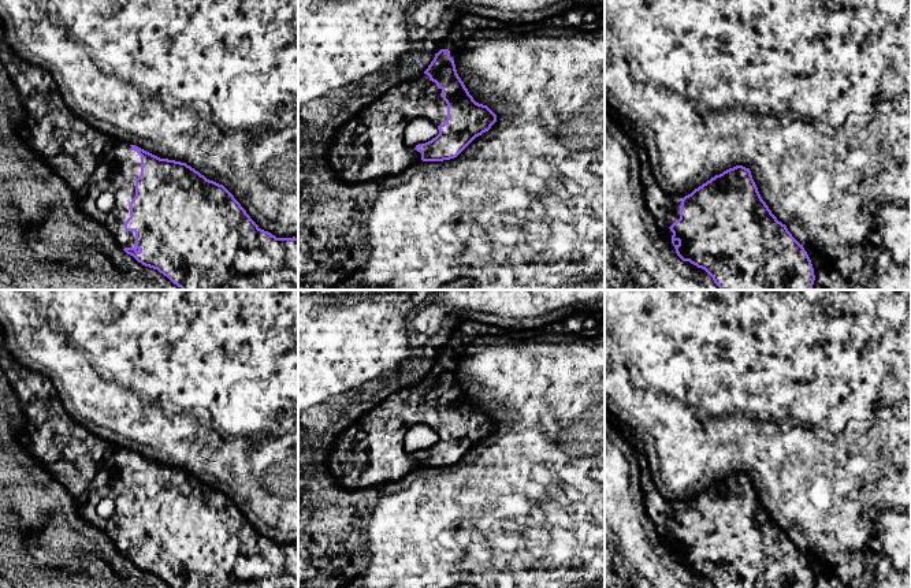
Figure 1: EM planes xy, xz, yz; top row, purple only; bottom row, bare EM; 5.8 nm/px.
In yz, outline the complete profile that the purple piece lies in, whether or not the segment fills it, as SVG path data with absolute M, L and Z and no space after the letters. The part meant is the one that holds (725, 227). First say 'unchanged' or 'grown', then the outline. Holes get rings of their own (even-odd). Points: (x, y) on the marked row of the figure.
unchanged; M729 168L685 196L680 219L669 228L677 256L704 269L721 290L813 290L815 275L807 252L762 200L750 168Z

